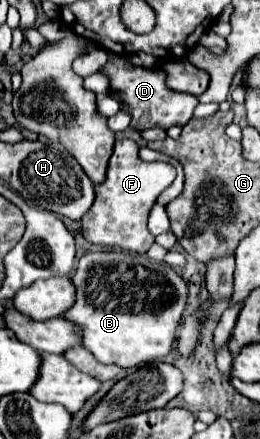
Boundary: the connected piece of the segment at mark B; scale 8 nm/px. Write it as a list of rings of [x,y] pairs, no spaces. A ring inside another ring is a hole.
[[[91,252],[79,260],[79,268],[73,274],[73,284],[77,288],[77,302],[65,314],[65,318],[83,326],[83,346],[101,364],[133,368],[151,360],[161,360],[173,350],[173,344],[177,340],[175,332],[183,318],[189,288],[187,282],[165,262],[155,262],[145,254]]]

